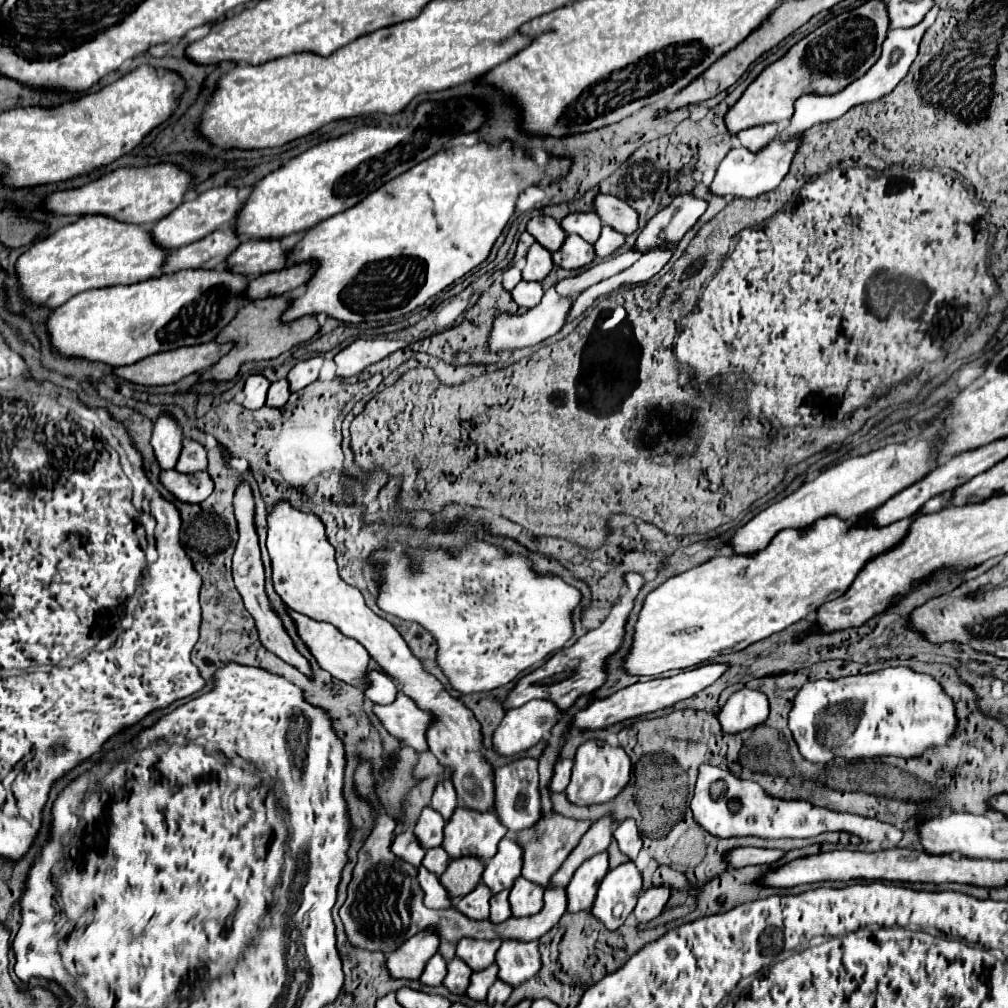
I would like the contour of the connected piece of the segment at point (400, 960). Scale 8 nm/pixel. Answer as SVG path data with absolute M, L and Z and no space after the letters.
M425 930L425 934L417 934L401 942L401 946L397 946L397 950L393 950L387 956L385 966L389 978L417 980L425 968L425 962L437 952L437 948L439 948L439 938L431 930Z

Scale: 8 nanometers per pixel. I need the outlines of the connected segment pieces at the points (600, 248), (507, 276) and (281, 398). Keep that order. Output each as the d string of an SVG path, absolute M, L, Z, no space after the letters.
M603 226L601 236L593 244L593 248L595 248L597 256L609 256L609 254L617 252L623 244L625 244L625 236L623 234L617 234L617 230L613 230L611 226Z
M509 268L503 272L503 288L505 290L513 290L517 284L521 282L521 270L519 268Z
M277 380L269 386L269 394L267 394L267 406L273 406L273 408L281 408L287 400L289 400L289 384L287 380Z

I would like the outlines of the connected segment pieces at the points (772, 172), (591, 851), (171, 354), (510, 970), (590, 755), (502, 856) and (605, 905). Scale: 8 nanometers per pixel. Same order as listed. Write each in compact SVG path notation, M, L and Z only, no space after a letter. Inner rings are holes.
M799 134L797 138L791 140L781 140L779 136L775 140L771 140L763 150L759 152L749 152L747 148L733 148L719 164L715 180L711 184L711 192L717 196L737 196L737 198L757 198L759 194L765 194L773 188L777 188L781 184L781 180L785 178L785 174L789 172L789 164L799 148L803 134Z
M603 818L601 822L595 822L579 840L579 844L573 848L573 852L567 856L567 860L561 864L561 868L551 876L547 888L563 888L569 884L569 878L573 872L591 856L605 852L609 842L611 842L611 832L613 832L613 820Z
M205 342L199 346L183 346L181 350L169 350L169 352L161 352L161 354L153 354L149 358L143 358L141 362L135 362L131 366L121 366L115 368L113 374L119 378L125 378L133 384L143 384L143 386L165 386L165 384L173 384L179 382L181 378L195 374L195 372L203 372L209 366L213 366L213 362L217 362L221 356L225 356L229 350L229 346L219 346L217 342Z
M503 942L497 950L497 978L509 986L519 986L531 980L541 968L537 942Z
M589 740L577 748L571 782L565 788L565 796L575 806L591 806L591 804L609 802L627 786L629 774L631 774L631 760L623 748L619 746L613 748L603 740Z
M503 838L499 842L499 852L489 862L485 862L483 882L489 886L491 894L499 894L501 890L511 888L519 876L521 876L521 848L513 840Z
M627 862L627 864L621 864L617 868L609 870L599 884L597 898L591 906L591 914L599 922L603 922L603 926L607 930L617 930L625 922L625 918L633 912L641 886L643 886L643 880L633 862ZM617 902L621 902L625 906L623 916L619 920L615 920L611 916L611 910Z

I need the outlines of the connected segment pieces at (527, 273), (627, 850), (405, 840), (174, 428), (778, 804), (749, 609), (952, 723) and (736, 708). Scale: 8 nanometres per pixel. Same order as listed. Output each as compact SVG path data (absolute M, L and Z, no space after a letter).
M533 244L527 250L527 264L523 268L523 280L529 282L541 282L553 268L553 260L551 260L551 252L545 250L541 244Z
M633 818L623 820L623 822L615 828L613 836L615 836L615 840L619 842L619 850L621 850L625 856L629 856L631 860L635 860L637 854L639 854L639 850L641 850L641 846L643 846L643 840L641 840L641 834L639 834L639 828L637 828L635 820L633 820Z
M405 830L405 832L397 834L393 838L393 842L391 842L391 852L395 856L399 856L401 860L413 864L413 866L419 866L421 864L421 858L425 856L425 850L417 842L413 830Z
M159 416L159 420L155 422L155 428L153 428L151 446L153 446L155 458L157 458L161 470L175 468L179 452L181 452L181 440L183 440L183 434L181 434L181 428L177 426L177 422L173 418Z
M701 764L695 784L695 796L691 800L691 810L695 820L711 834L719 838L731 836L761 836L761 838L811 838L823 832L849 832L865 842L887 840L895 846L903 832L893 824L885 824L873 818L863 818L855 814L835 812L829 808L819 808L809 800L783 800L767 794L757 782L741 780L721 768Z
M829 516L805 532L779 532L769 542L769 546L755 556L715 556L697 568L665 580L651 594L647 594L643 602L633 630L631 650L623 660L623 670L631 676L657 676L667 670L687 670L719 654L739 652L753 642L785 630L787 626L817 610L817 606L841 596L861 566L873 558L873 554L885 552L901 542L905 530L915 518L917 516L905 518L901 522L889 524L887 528L855 528L853 524Z
M885 668L873 674L857 674L839 680L815 680L807 682L795 696L793 708L789 712L789 728L799 746L799 752L813 764L829 764L835 756L849 760L855 758L875 758L875 756L899 756L913 758L919 756L927 746L945 744L957 726L953 700L941 690L941 684L927 676L913 672L909 668Z
M739 690L735 692L723 710L719 712L719 722L725 732L743 732L747 728L755 728L763 724L769 716L767 696L755 690Z

